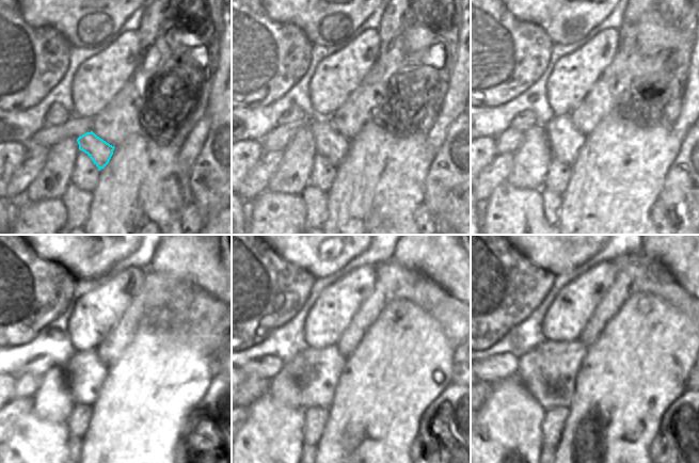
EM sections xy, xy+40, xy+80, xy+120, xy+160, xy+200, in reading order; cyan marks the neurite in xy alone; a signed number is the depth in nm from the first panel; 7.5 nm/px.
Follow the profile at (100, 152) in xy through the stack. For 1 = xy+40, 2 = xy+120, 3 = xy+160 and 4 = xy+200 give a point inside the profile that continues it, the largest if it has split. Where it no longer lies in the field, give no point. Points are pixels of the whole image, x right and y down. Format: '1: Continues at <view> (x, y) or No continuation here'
1: Continues at xy+40 (330, 144)
2: Continues at xy+120 (84, 371)
3: Continues at xy+160 (317, 370)
4: Continues at xy+200 (549, 371)

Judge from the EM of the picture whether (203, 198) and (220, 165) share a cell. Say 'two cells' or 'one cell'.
one cell

